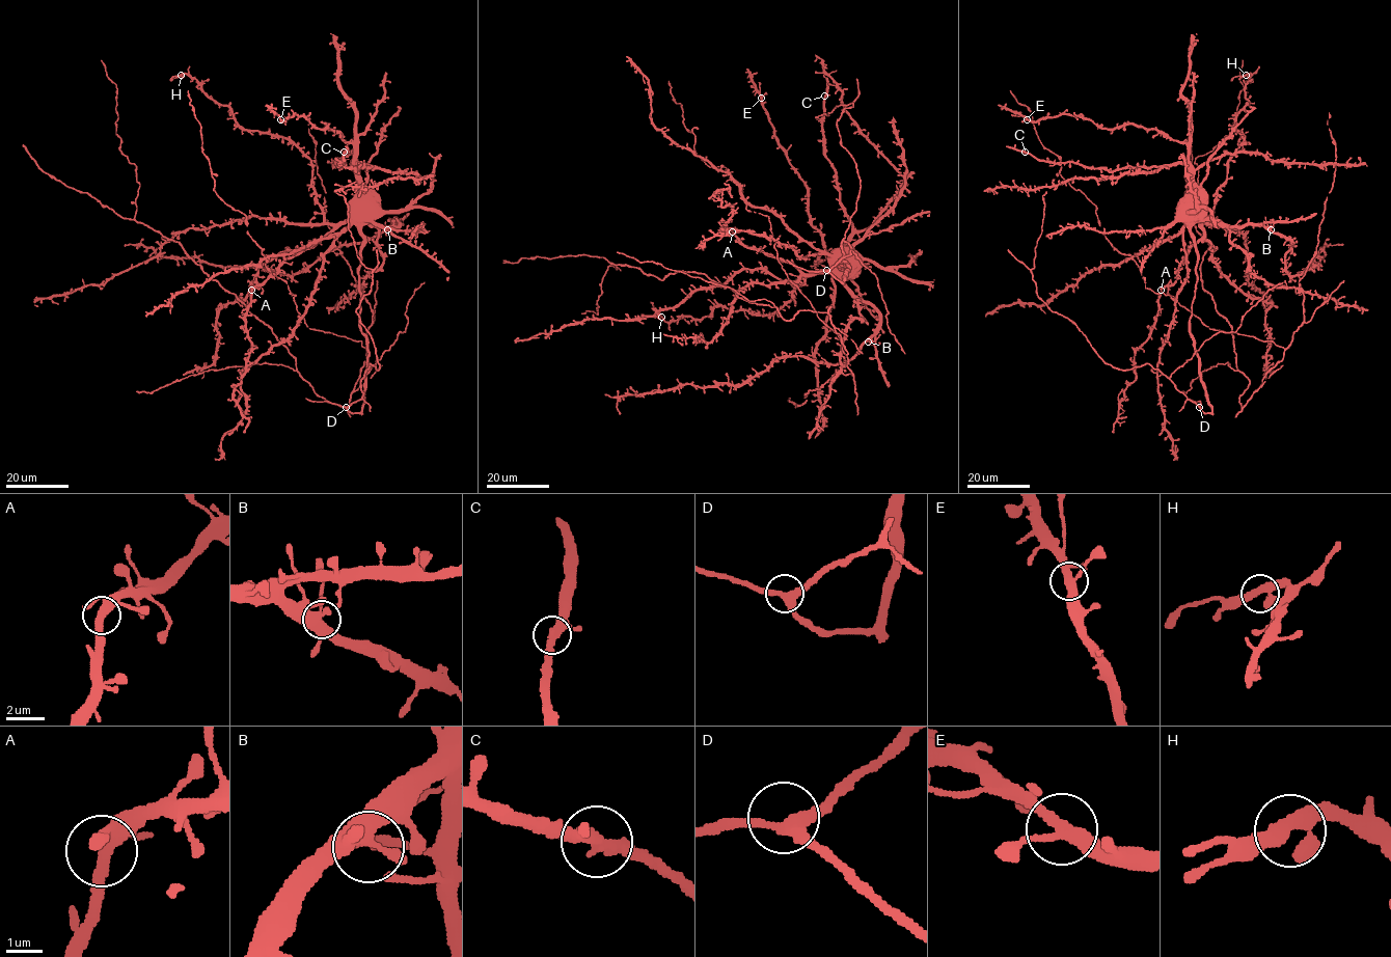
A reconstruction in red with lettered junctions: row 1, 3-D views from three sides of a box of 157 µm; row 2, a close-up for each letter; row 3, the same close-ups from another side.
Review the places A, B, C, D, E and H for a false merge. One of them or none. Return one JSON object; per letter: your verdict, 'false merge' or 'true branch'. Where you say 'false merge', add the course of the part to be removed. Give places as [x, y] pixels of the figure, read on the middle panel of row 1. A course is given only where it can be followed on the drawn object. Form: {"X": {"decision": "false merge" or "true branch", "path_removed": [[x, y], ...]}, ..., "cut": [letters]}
{"A": {"decision": "true branch"}, "B": {"decision": "true branch"}, "C": {"decision": "true branch"}, "D": {"decision": "true branch"}, "E": {"decision": "true branch"}, "H": {"decision": "true branch"}, "cut": []}

